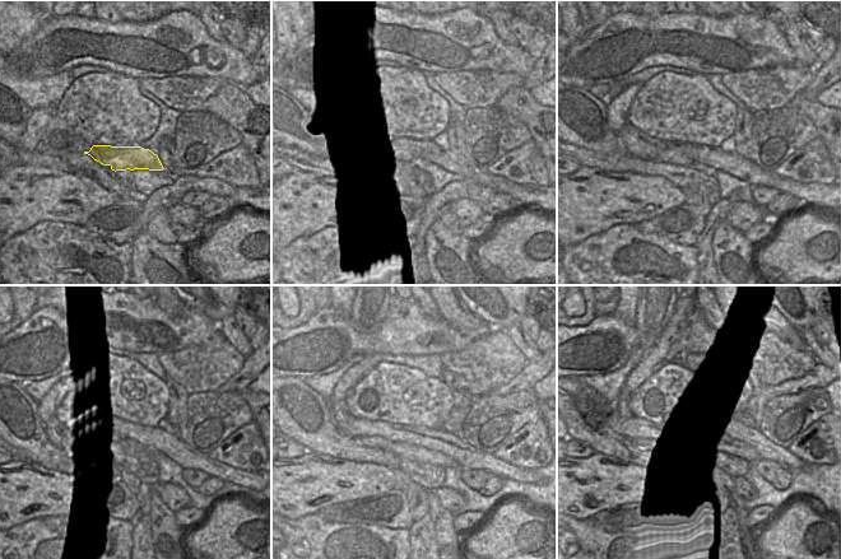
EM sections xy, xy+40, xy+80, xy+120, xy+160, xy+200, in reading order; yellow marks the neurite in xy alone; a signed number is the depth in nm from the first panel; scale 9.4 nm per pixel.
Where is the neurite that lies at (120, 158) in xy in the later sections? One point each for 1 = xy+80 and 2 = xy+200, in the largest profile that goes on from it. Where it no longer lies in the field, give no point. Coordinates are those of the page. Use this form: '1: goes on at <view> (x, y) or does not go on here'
1: goes on at xy+80 (636, 143)
2: goes on at xy+200 (622, 406)

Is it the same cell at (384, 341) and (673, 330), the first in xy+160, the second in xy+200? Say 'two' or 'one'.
one

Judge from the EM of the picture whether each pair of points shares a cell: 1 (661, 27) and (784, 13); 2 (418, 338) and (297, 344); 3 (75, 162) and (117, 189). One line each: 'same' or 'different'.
1: different
2: same
3: same

